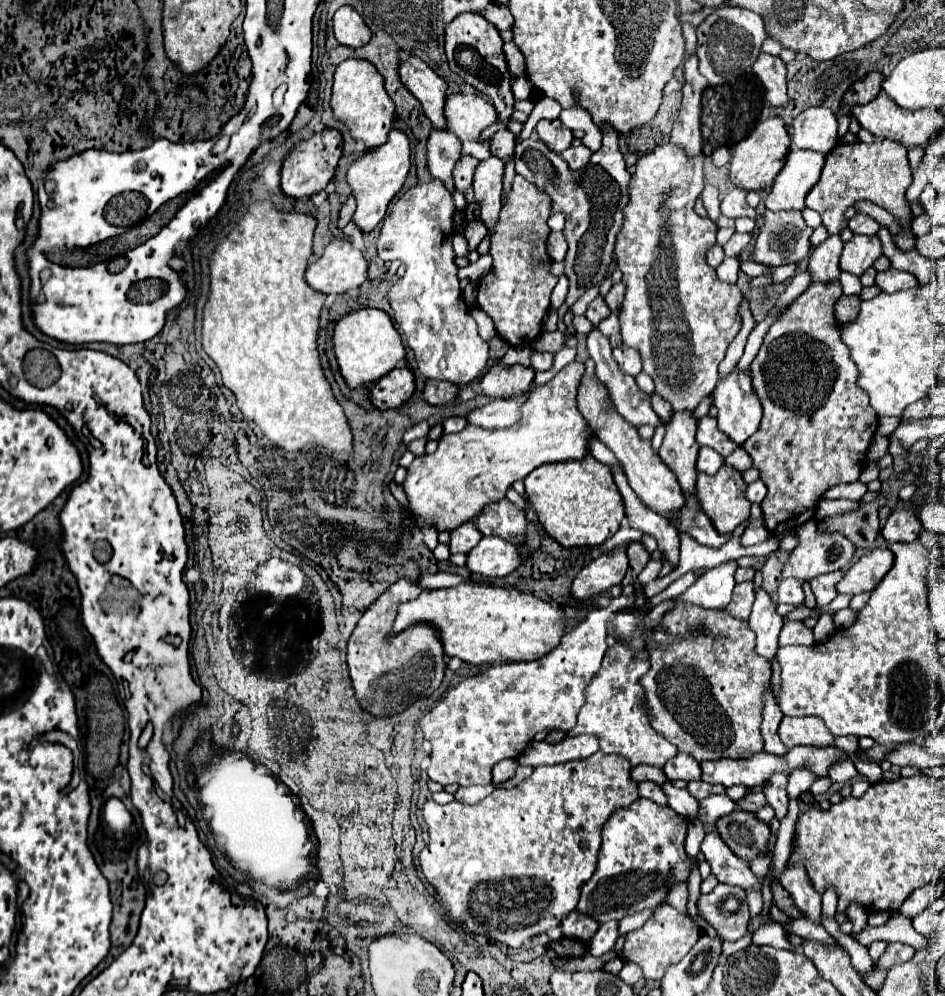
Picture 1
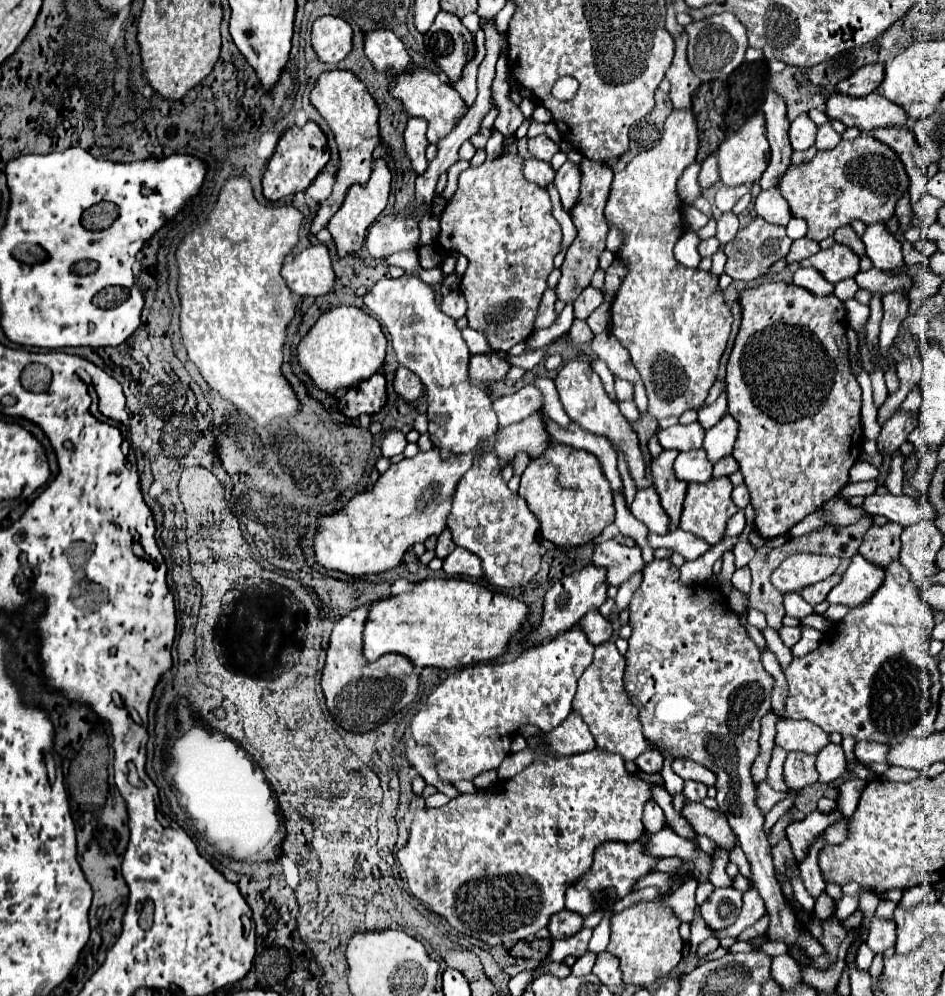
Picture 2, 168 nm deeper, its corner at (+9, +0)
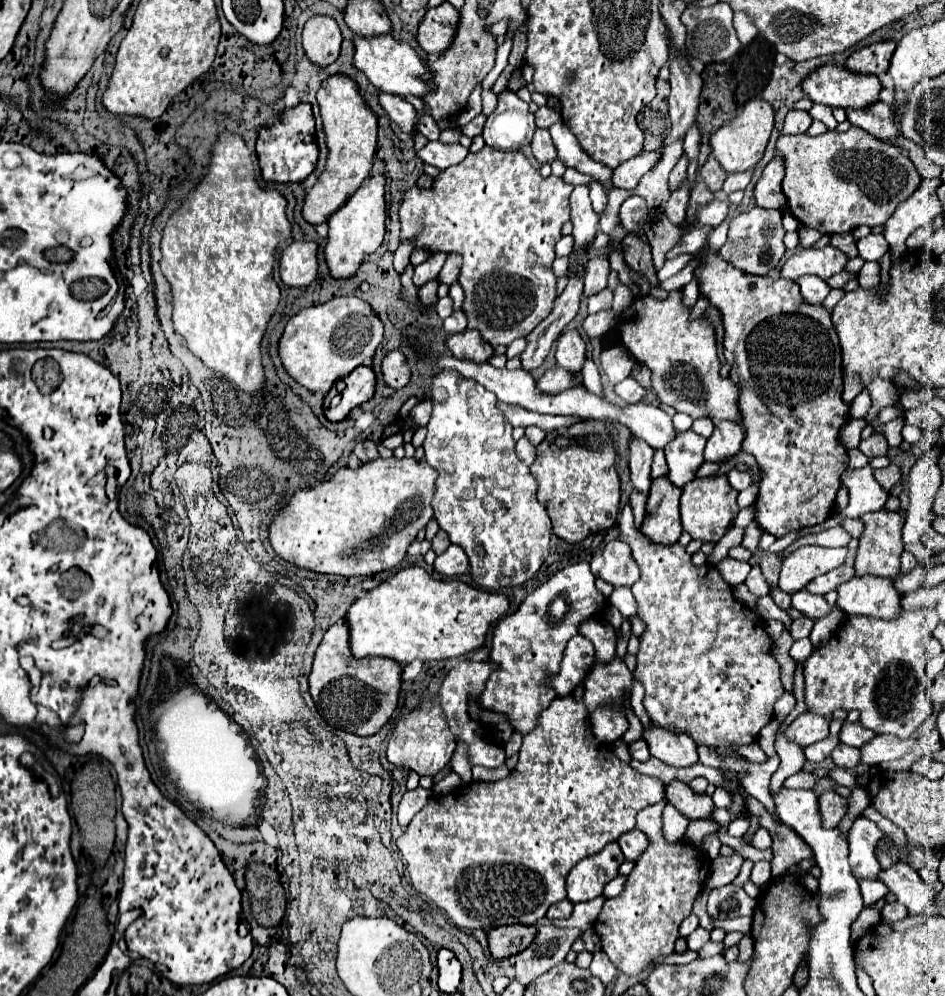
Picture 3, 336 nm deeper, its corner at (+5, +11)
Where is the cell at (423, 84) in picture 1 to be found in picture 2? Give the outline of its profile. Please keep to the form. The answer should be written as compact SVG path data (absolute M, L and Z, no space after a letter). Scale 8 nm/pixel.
M390 29L364 33L364 53L380 73L402 73L412 67L404 43Z

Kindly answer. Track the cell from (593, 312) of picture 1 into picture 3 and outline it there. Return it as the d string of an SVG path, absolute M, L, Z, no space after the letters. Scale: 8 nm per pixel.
M604 256L590 258L590 262L586 266L586 274L584 274L584 296L586 298L590 298L606 288L608 270L610 270L610 264Z

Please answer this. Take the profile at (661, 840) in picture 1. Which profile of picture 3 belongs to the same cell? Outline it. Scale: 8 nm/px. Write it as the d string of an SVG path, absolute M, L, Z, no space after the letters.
M610 842L598 854L578 862L566 878L568 900L576 904L580 900L586 902L586 900L600 896L604 886L618 876L620 864L624 860L626 858L624 858L618 842Z

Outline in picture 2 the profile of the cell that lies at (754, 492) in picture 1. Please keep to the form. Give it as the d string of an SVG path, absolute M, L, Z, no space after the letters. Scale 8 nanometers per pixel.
M746 485L734 487L734 491L732 491L732 501L734 501L736 507L740 507L740 509L744 509L744 507L750 503L750 493L748 493Z

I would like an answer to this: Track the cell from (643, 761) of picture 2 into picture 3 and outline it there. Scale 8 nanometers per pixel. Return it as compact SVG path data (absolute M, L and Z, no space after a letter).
M636 740L636 742L632 742L628 748L630 748L630 754L632 754L634 760L646 762L646 760L650 758L650 748L648 748L648 744L646 744L644 740Z

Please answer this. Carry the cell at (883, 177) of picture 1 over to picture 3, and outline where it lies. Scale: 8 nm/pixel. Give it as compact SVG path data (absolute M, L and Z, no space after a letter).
M856 126L846 132L828 130L816 138L780 134L776 152L786 158L782 190L788 210L822 234L850 232L860 224L882 226L922 182L918 168L900 148Z

